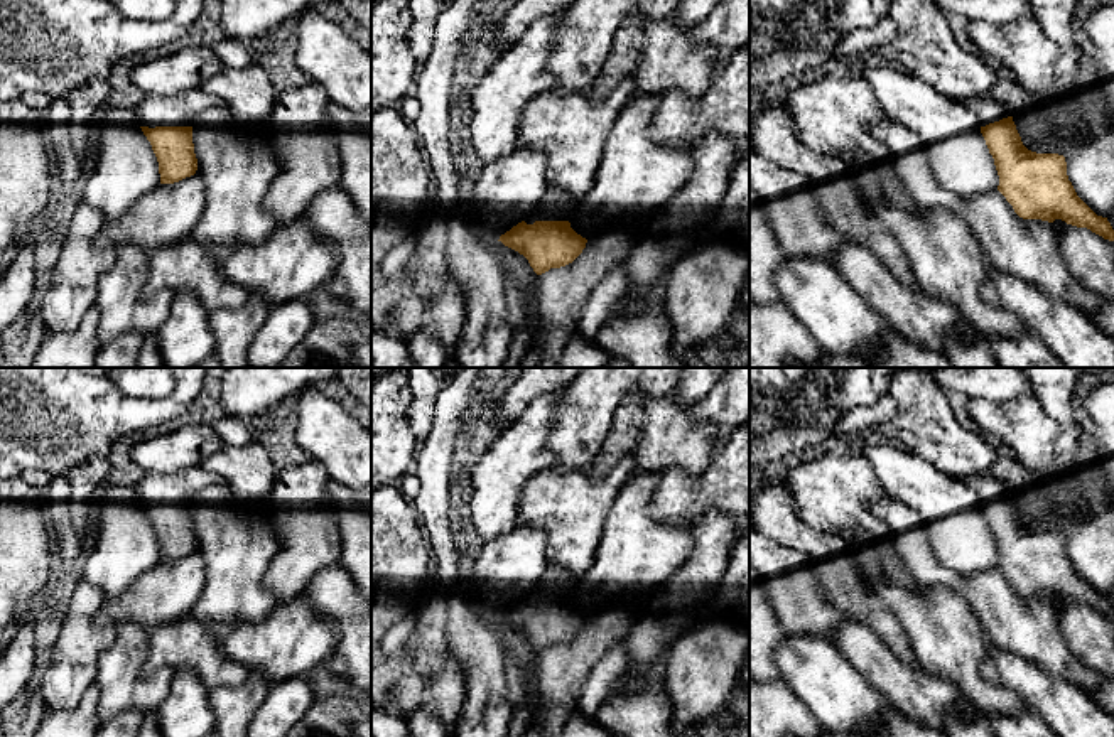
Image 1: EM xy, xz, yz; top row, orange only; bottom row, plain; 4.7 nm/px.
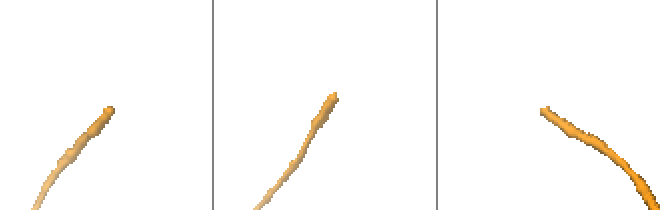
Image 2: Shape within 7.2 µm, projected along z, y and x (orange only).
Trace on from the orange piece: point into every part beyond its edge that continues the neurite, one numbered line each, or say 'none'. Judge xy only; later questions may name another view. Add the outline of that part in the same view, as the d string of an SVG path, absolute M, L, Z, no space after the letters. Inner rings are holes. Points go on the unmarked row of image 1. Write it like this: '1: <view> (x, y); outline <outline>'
1: xy (156, 488); outline M192 465L172 474L145 472L133 489L142 504L194 504L204 487L219 484L223 479L218 474Z

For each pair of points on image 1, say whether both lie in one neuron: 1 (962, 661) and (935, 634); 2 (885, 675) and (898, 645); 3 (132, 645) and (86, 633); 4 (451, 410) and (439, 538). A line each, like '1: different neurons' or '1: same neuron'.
1: same neuron
2: different neurons
3: different neurons
4: same neuron

